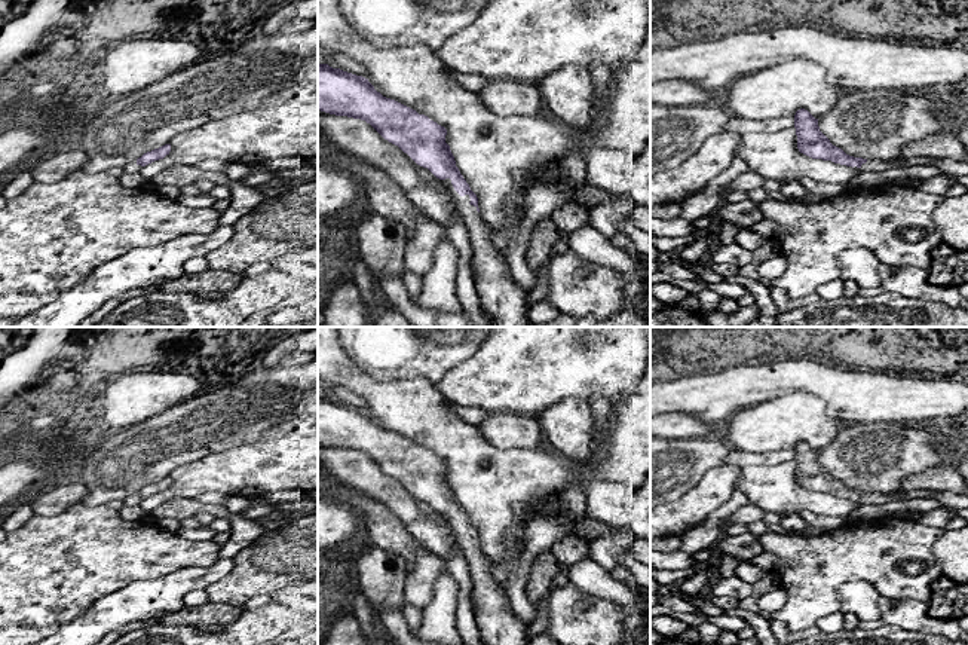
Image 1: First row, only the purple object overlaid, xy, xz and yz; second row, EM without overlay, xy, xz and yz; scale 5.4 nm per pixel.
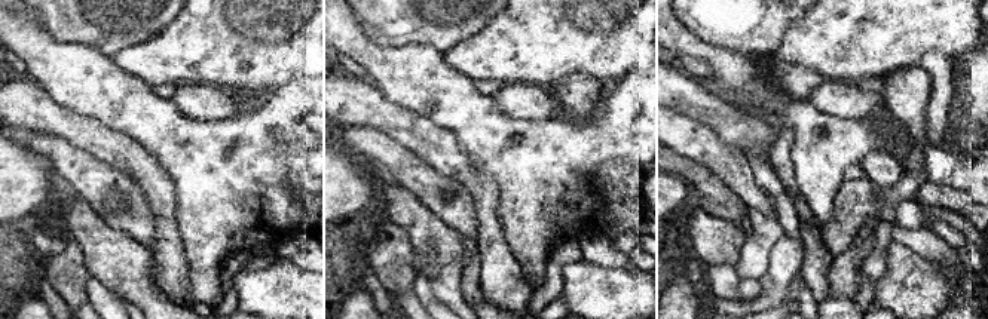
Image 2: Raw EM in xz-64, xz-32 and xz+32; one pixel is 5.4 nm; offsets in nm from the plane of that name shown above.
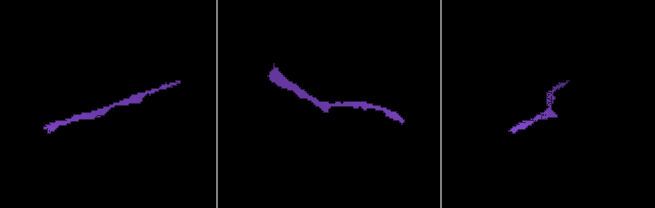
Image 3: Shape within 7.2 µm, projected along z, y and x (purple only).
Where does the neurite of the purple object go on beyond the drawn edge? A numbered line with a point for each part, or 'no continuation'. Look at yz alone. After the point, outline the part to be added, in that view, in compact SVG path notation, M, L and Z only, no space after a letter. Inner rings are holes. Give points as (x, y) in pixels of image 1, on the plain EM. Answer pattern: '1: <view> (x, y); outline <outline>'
1: yz (872, 497); outline M897 490L892 493L876 493L876 492L867 492L866 496L861 498L863 504L876 504L876 502L888 502L888 501L895 501L900 499L901 495L904 495L904 490Z

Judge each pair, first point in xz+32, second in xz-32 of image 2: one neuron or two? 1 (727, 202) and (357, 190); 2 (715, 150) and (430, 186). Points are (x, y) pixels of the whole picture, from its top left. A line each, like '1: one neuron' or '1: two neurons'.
1: two neurons
2: one neuron

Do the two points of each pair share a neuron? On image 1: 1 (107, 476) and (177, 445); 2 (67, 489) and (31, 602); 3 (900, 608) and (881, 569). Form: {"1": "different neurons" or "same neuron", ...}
{"1": "same neuron", "2": "different neurons", "3": "different neurons"}

